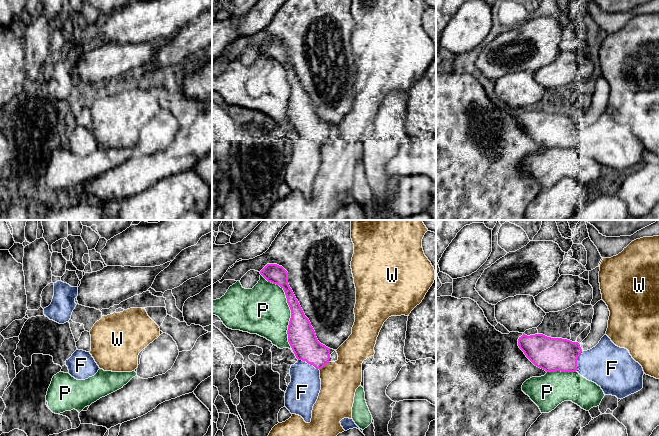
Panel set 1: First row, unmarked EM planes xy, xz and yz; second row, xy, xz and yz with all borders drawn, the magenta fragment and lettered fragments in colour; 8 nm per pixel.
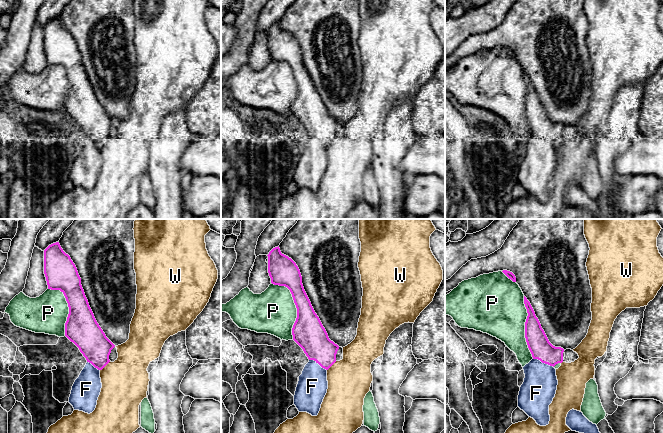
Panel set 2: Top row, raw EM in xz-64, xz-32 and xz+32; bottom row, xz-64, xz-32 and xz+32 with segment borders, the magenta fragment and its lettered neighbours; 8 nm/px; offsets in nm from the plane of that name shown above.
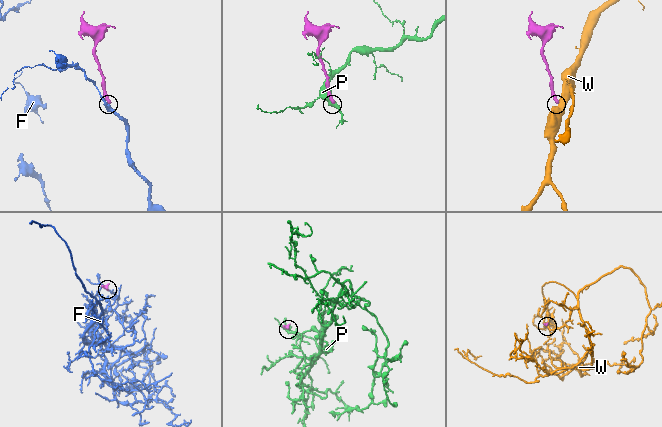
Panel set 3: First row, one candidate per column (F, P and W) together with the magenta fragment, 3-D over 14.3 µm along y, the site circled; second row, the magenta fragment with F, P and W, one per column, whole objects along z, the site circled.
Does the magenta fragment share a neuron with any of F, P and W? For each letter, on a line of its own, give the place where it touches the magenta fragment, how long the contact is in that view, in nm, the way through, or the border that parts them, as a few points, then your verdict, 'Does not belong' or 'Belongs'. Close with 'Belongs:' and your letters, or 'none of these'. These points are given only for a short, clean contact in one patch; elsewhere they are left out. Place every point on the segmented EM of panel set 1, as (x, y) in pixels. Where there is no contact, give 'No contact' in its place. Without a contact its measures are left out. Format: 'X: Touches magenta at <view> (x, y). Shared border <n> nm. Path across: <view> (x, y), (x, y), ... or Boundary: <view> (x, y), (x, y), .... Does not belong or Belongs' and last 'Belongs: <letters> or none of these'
F: Touches magenta at xz (309, 363). Shared border 200 nm. Belongs
P: Touches magenta at xz (290, 309). Shared border 700 nm. Does not belong
W: Touches magenta at xz (324, 365). Shared border 110 nm. Does not belong
Belongs: F

